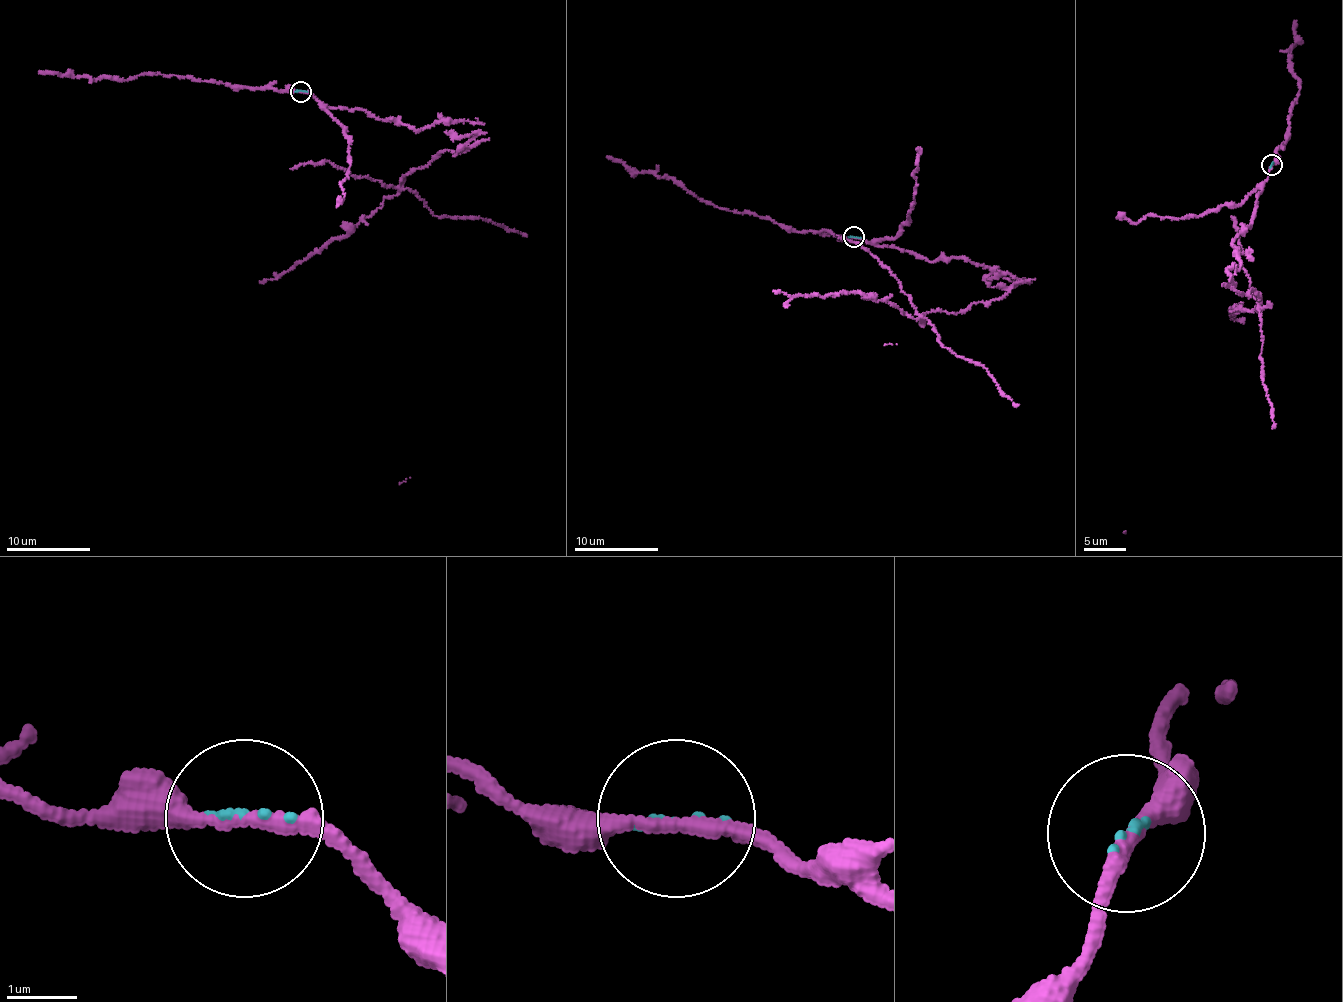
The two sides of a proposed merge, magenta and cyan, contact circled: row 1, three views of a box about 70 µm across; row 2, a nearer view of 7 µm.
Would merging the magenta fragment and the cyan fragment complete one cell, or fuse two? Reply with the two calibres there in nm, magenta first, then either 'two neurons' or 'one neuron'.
200/90 nm | two neurons

